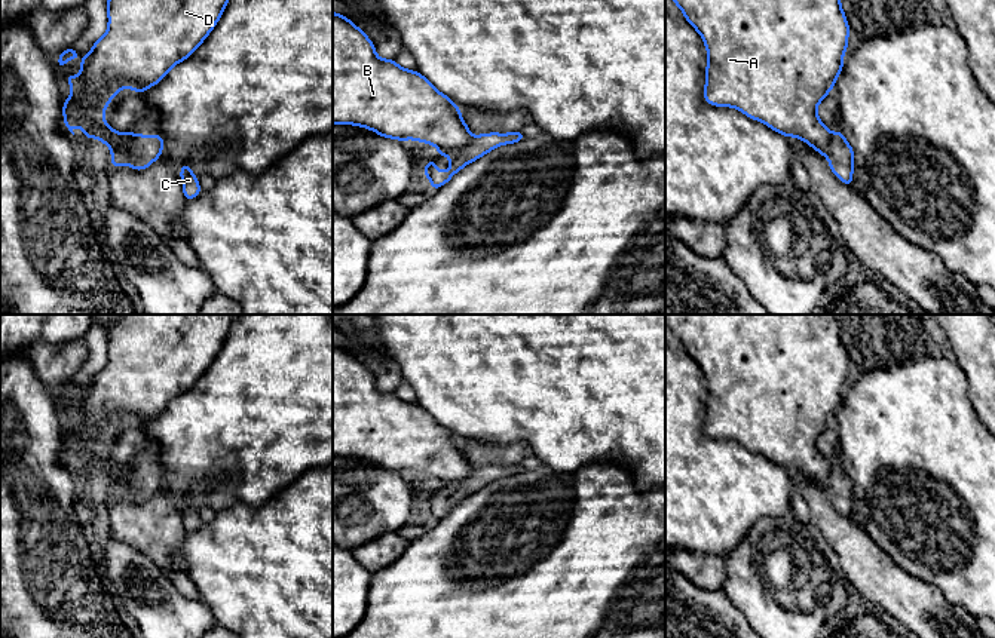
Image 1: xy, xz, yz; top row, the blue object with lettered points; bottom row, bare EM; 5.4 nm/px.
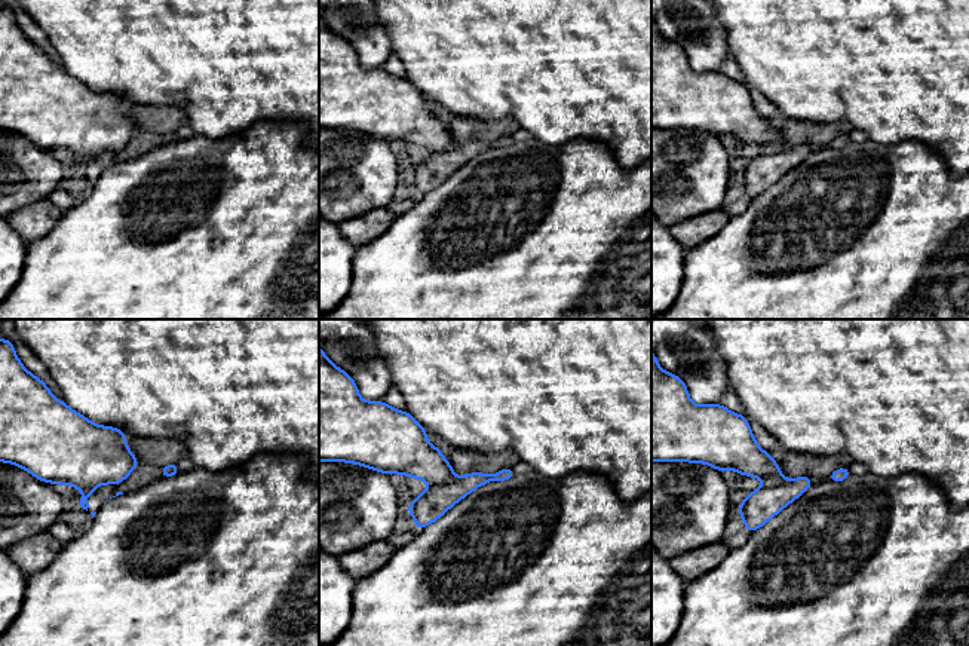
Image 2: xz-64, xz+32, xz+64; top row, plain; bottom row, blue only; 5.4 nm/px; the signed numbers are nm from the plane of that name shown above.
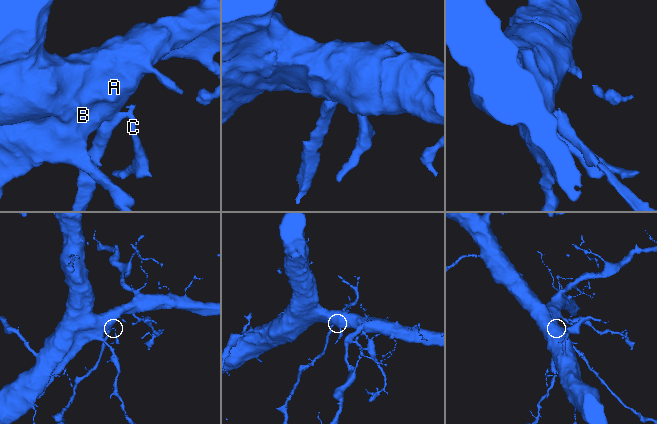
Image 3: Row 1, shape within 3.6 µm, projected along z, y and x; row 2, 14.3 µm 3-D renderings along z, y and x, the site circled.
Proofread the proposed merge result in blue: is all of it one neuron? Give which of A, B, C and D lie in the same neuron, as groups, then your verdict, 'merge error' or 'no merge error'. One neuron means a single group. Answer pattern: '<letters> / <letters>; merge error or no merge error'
A B D / C; merge error

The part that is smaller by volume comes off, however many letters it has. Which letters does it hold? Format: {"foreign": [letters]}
{"foreign": ["C"]}

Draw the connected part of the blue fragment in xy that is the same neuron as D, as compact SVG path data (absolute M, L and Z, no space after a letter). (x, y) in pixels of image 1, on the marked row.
M107 0L108 28L105 34L92 45L92 50L82 58L80 74L77 77L67 74L67 82L71 86L71 96L64 99L64 125L74 135L73 128L82 126L83 137L98 138L111 151L122 153L132 132L119 134L111 129L104 111L111 98L123 88L129 88L138 93L159 83L166 73L178 62L189 58L200 43L212 31L221 18L229 0Z

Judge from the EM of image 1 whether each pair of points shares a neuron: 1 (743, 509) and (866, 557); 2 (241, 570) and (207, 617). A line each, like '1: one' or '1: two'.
1: two
2: two

